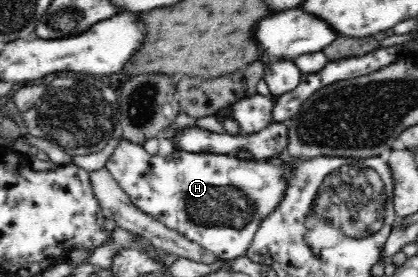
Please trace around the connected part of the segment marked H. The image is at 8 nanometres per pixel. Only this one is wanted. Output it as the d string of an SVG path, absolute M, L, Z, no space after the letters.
M119 137L113 154L105 162L105 168L137 208L167 228L184 234L222 261L231 261L245 254L261 222L269 218L283 200L292 173L292 166L278 158L249 160L235 155L193 153L179 149L167 149L151 155L142 145L122 137Z

